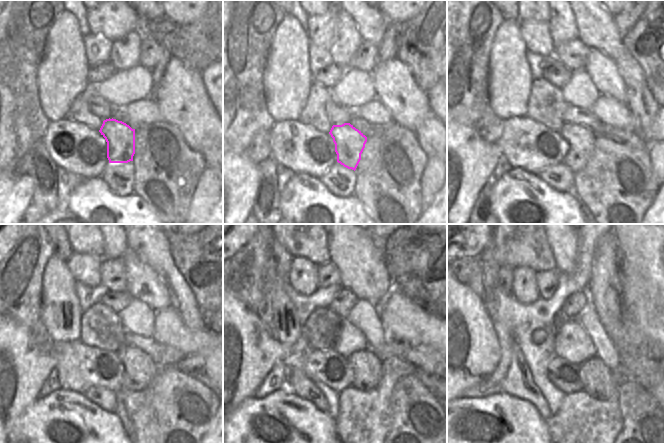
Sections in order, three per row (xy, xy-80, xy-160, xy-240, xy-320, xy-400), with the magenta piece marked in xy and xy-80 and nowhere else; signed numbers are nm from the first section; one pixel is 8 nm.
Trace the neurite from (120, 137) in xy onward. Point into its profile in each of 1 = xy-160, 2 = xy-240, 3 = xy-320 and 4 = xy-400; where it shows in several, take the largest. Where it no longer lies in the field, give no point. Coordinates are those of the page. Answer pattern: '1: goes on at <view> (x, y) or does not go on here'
1: goes on at xy-160 (581, 140)
2: goes on at xy-240 (140, 370)
3: goes on at xy-320 (367, 366)
4: goes on at xy-400 (599, 381)

